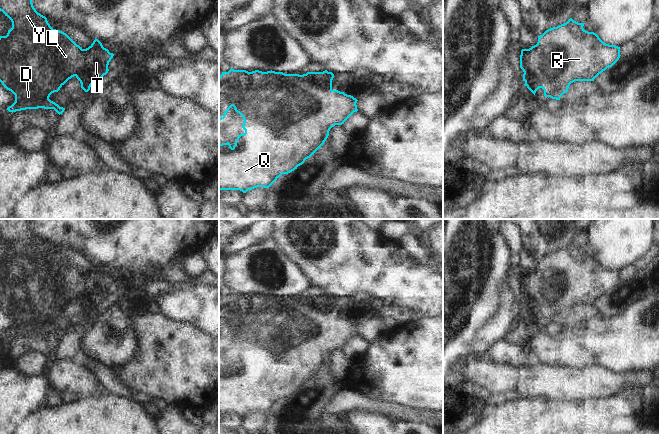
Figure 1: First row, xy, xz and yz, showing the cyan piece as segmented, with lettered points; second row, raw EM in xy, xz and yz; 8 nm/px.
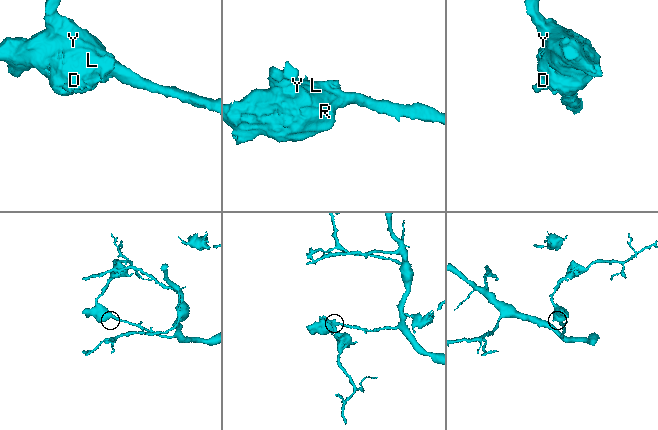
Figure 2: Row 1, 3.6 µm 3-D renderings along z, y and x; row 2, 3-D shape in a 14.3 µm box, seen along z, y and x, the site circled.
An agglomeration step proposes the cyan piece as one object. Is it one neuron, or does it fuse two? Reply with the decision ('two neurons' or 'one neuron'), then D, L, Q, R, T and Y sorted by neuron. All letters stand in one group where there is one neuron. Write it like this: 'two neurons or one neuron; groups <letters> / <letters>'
one neuron; groups D L Q R T Y

